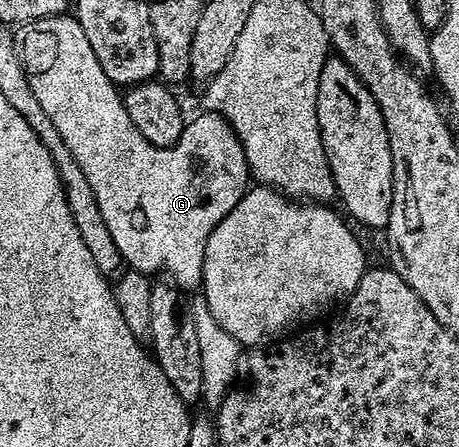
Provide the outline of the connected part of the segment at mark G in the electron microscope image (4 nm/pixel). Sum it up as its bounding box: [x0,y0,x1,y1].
[18,16,250,291]

